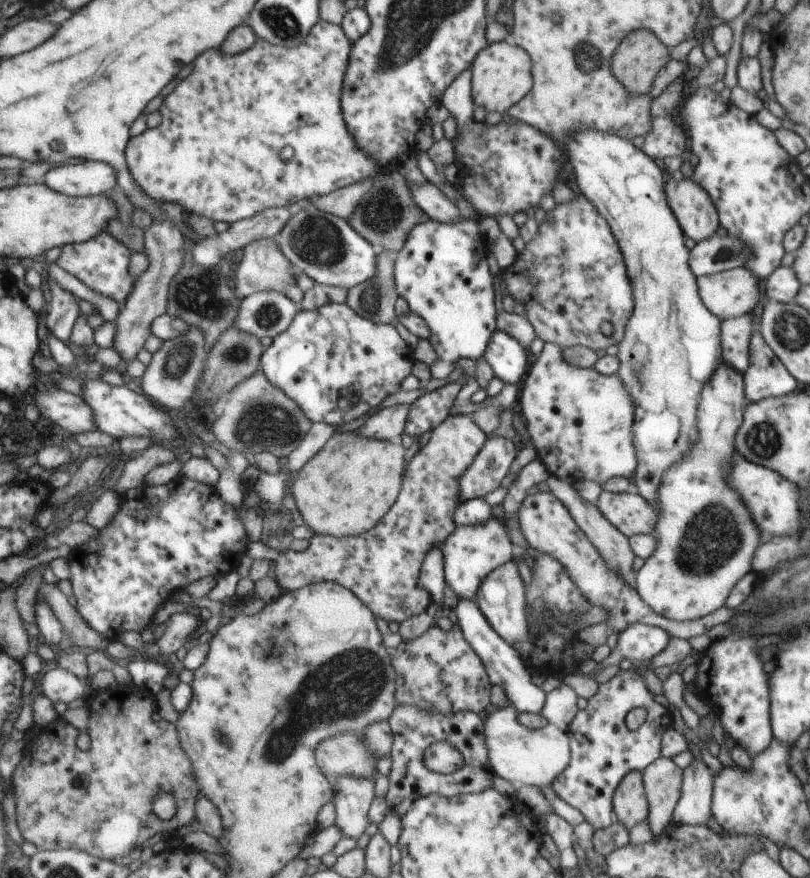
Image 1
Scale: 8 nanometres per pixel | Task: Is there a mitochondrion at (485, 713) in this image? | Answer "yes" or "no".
no

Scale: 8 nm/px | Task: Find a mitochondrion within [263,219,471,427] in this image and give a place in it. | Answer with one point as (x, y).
(369, 297)

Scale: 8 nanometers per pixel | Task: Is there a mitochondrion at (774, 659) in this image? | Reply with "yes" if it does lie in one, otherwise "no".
no

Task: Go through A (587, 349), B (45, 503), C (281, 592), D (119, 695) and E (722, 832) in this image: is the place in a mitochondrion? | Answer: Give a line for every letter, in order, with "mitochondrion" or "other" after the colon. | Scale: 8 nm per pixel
A: other
B: other
C: other
D: other
E: other

